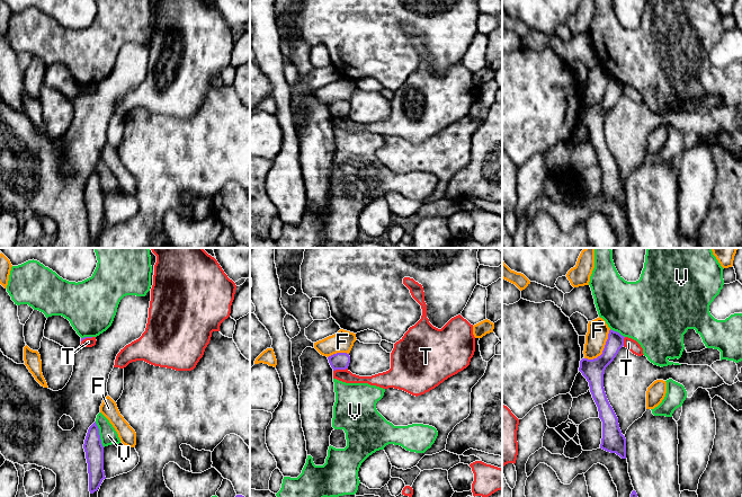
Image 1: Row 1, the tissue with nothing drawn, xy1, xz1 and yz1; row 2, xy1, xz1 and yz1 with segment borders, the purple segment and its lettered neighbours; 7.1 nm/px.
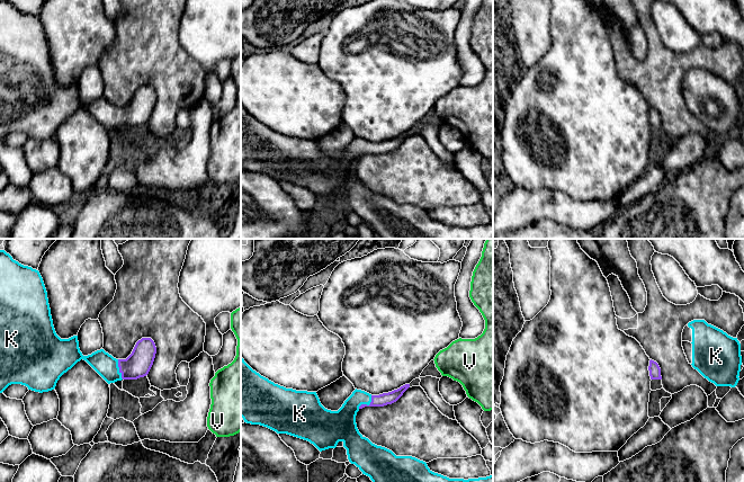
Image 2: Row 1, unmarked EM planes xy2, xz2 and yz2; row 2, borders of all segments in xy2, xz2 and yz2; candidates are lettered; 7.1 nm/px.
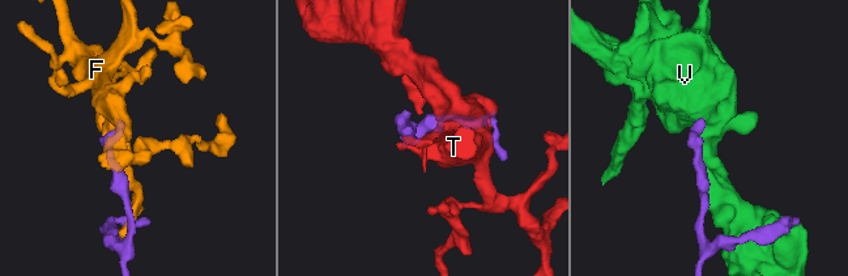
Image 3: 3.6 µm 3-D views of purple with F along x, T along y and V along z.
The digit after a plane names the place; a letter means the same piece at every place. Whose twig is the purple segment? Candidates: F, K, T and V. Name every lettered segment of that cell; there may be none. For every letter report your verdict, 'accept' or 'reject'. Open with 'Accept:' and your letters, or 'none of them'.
Accept: K
F: reject
K: accept
T: reject
V: reject

